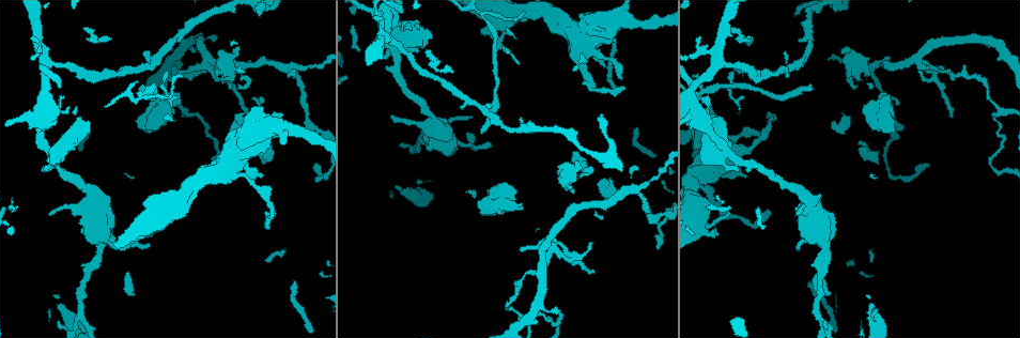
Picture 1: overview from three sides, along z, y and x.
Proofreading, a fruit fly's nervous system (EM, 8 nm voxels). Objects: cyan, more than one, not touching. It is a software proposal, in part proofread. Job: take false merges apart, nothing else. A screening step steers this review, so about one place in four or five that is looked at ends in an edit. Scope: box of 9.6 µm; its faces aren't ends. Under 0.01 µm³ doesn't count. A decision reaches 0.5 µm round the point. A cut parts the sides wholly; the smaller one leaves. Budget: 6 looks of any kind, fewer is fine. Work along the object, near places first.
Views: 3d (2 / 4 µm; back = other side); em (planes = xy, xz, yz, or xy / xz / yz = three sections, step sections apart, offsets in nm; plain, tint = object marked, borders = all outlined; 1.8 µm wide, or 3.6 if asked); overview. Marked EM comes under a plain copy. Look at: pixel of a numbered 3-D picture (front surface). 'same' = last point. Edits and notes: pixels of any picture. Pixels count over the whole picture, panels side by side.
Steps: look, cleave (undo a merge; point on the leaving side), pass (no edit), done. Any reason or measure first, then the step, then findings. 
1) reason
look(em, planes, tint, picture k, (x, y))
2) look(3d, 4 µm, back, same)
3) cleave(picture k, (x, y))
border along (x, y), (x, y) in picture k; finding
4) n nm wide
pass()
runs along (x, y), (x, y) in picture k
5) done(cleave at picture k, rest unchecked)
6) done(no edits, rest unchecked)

branch point
look(em, planes, borders, picture 1, (726, 155))

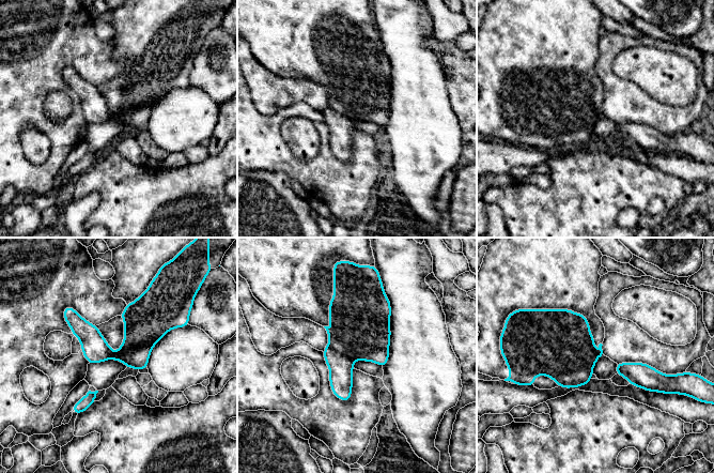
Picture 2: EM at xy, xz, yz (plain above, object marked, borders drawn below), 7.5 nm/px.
240 nm wide
cleave(picture 2, (363, 333))
border along (328, 345), (352, 360) in picture 2; two neurons meet here

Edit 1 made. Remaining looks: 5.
see it whole again
look(overview)

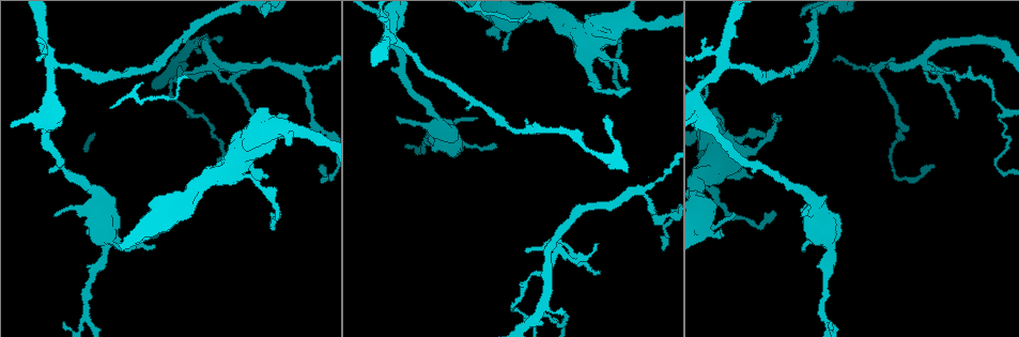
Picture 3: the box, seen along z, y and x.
four or more arms meet
look(em, 3.6 µm, yz, step 8, tint, picture 3, (445, 132))

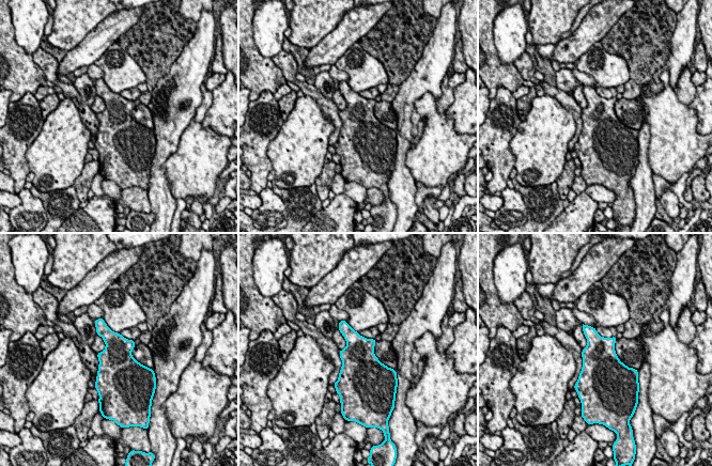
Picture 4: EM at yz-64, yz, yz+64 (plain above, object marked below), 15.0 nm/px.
another direction
look(em, 3.6 µm, xy, step 4, borders, same)

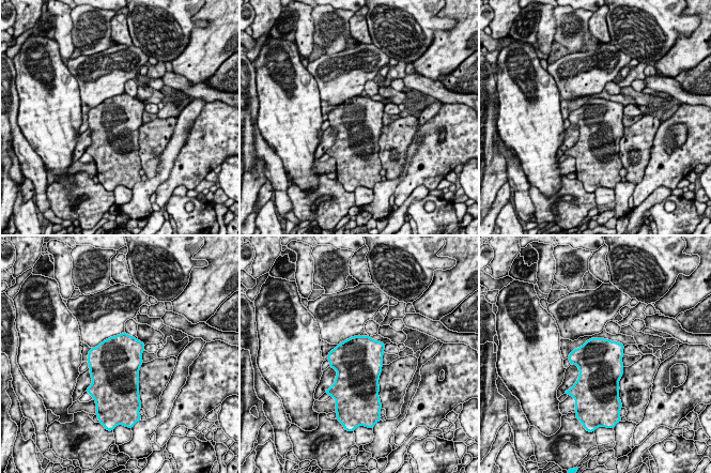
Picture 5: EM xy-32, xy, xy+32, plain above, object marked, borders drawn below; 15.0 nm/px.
pass()
one neuron here

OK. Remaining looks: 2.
four arms meet
look(em, xy, step 4, tint, picture 3, (48, 69))

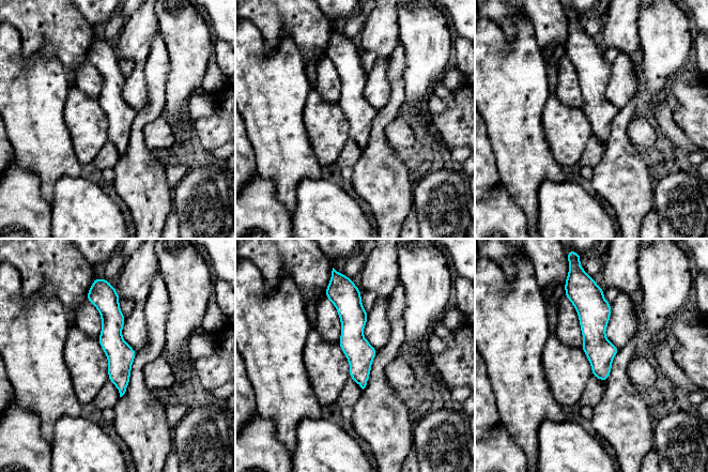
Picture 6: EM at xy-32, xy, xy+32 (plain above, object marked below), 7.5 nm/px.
look(em, planes, tint, same)

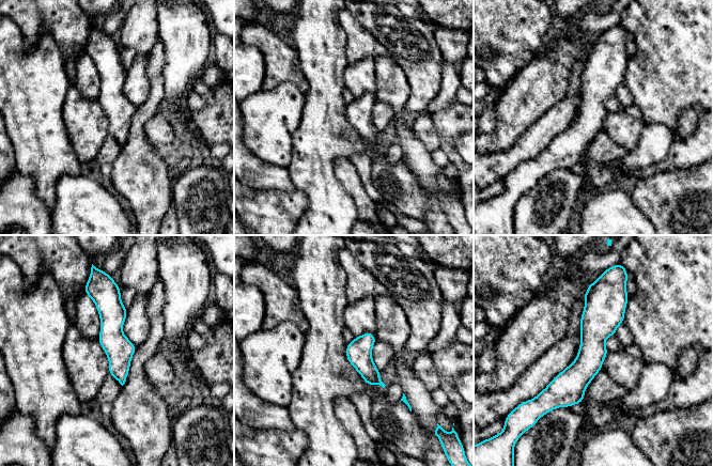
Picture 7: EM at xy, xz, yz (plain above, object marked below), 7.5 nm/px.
pass()
runs along (599, 291), (589, 361), (555, 405) in picture 7; all the same neuron

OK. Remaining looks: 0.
done(cleave at picture 2, rest unchecked)

